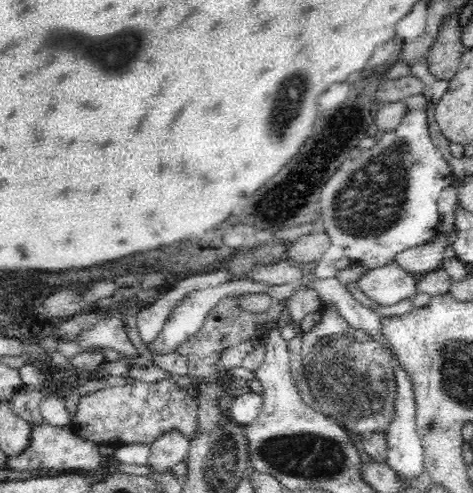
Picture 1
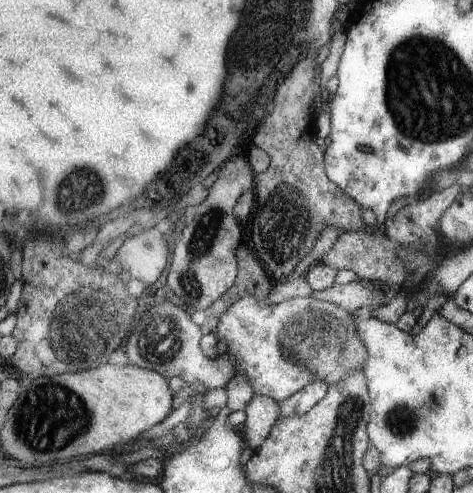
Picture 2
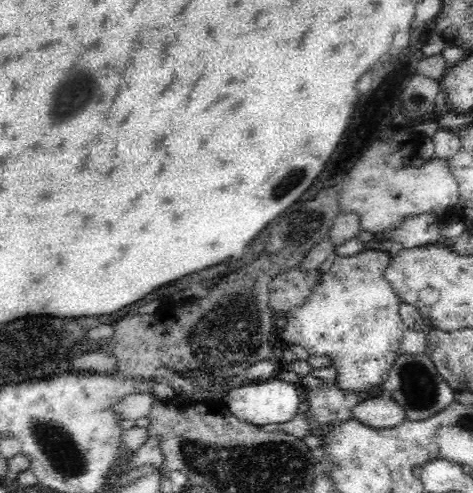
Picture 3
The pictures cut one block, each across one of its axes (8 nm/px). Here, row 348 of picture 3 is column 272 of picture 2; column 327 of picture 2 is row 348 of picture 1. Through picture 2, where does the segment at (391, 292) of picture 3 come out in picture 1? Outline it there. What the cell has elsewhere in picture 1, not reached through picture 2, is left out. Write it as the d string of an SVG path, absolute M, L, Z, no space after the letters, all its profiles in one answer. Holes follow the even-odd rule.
M326 308L322 310L320 324L314 326L308 334L302 334L302 358L306 366L308 386L312 388L312 396L320 404L320 414L334 418L356 440L374 432L386 432L392 426L398 396L394 366L390 360L390 352L386 352L384 346L376 342L368 332L352 328L342 316L336 314L336 308Z

